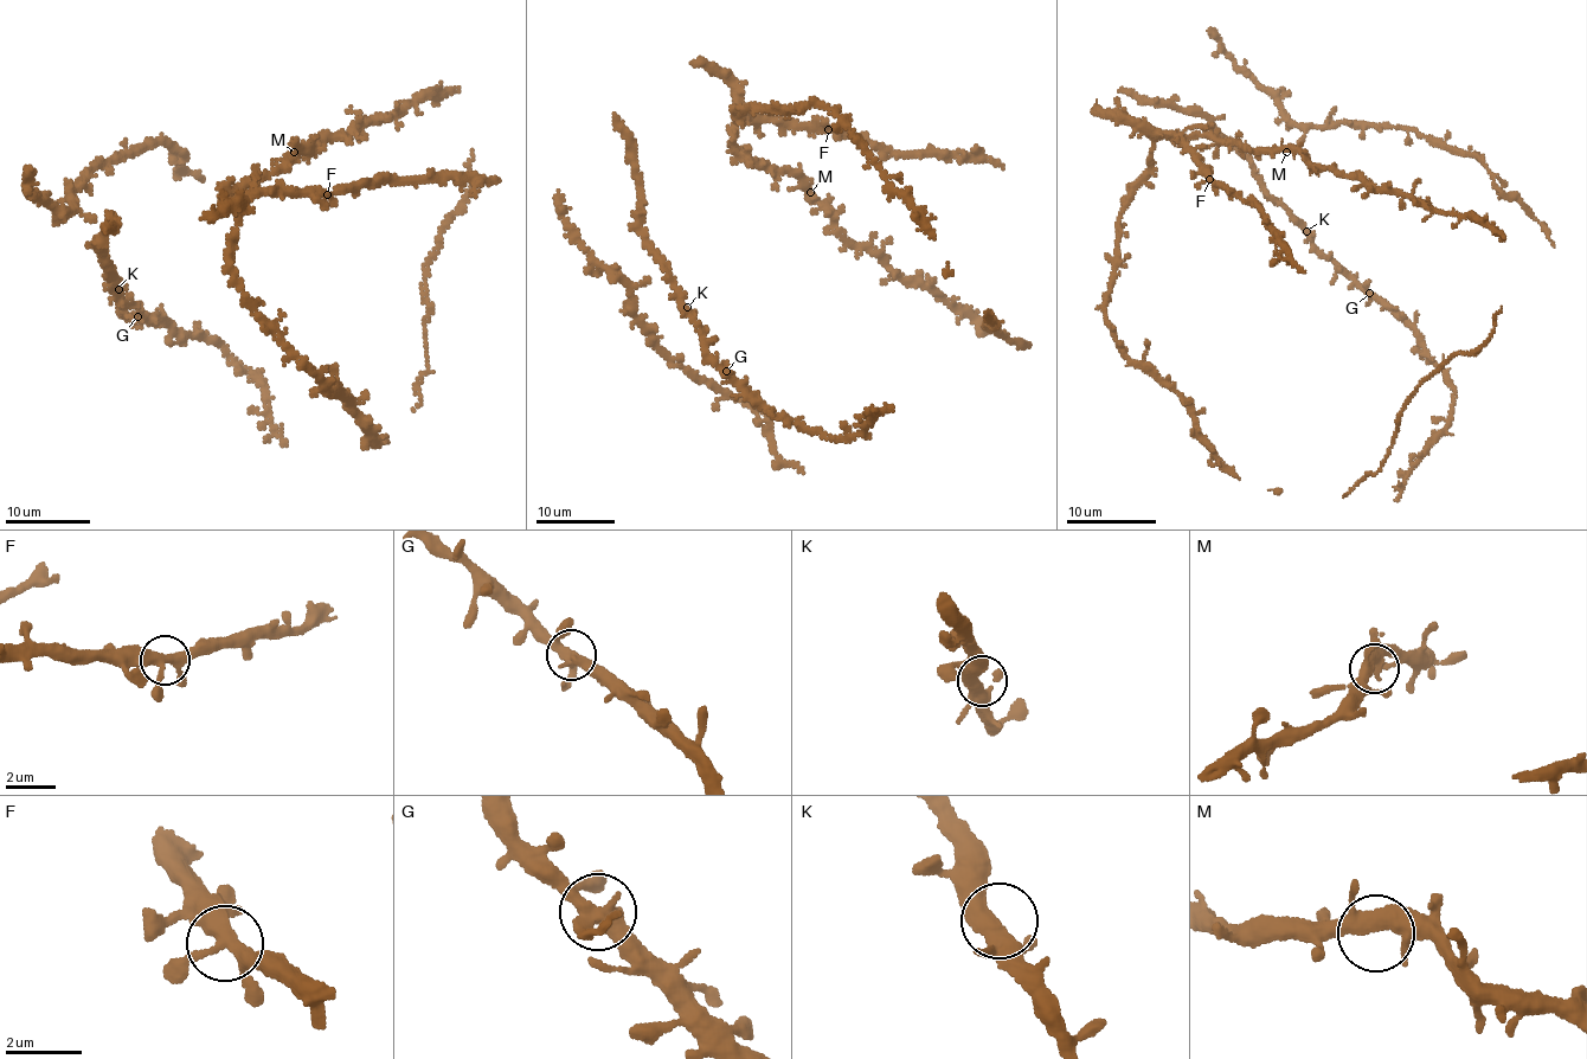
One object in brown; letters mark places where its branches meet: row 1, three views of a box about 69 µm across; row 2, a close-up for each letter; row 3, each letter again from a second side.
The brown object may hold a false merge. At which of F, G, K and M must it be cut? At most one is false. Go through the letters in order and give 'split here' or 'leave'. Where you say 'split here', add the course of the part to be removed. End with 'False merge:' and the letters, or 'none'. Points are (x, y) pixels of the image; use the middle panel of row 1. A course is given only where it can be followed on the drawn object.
F: leave
G: leave
K: leave
M: leave
False merge: none

